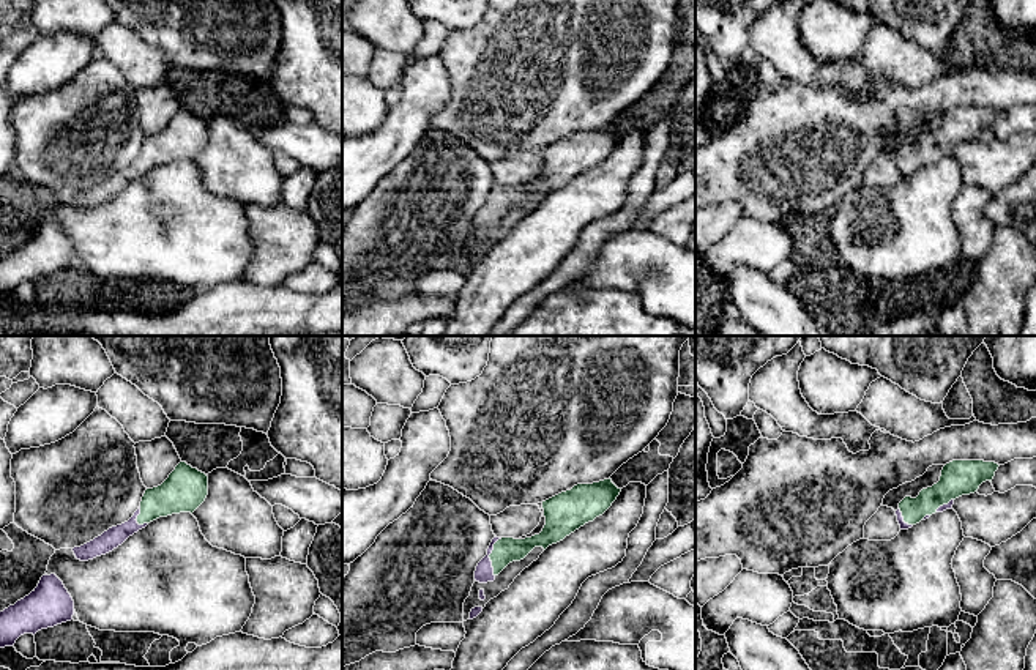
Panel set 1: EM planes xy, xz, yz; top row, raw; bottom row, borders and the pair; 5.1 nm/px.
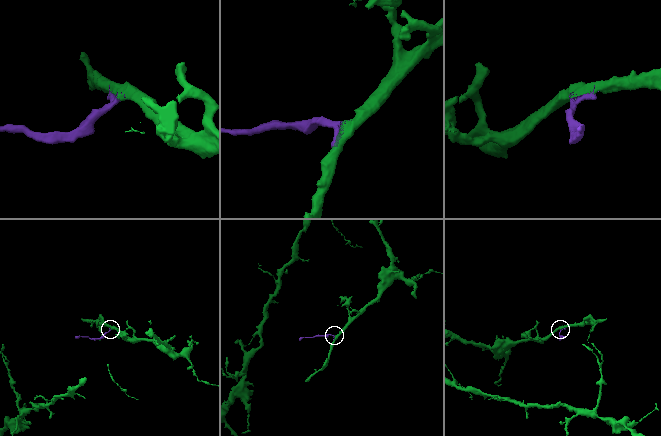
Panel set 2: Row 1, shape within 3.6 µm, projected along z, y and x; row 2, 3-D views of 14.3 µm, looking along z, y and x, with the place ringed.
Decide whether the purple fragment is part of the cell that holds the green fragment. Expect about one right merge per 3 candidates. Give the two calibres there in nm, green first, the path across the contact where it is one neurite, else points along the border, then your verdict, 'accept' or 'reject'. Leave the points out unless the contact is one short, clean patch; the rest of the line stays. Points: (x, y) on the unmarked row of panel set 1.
130 nm thick on the green side, 100 nm on the other; accept

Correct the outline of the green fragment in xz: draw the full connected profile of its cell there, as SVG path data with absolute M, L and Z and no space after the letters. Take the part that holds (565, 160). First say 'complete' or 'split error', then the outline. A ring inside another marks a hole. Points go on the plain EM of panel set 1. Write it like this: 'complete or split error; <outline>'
split error; M612 126L593 131L577 131L542 148L546 172L539 181L525 186L494 184L487 202L478 210L475 227L494 229L495 224L512 208L524 207L535 194L544 197L563 188L596 164L602 162L620 142Z

